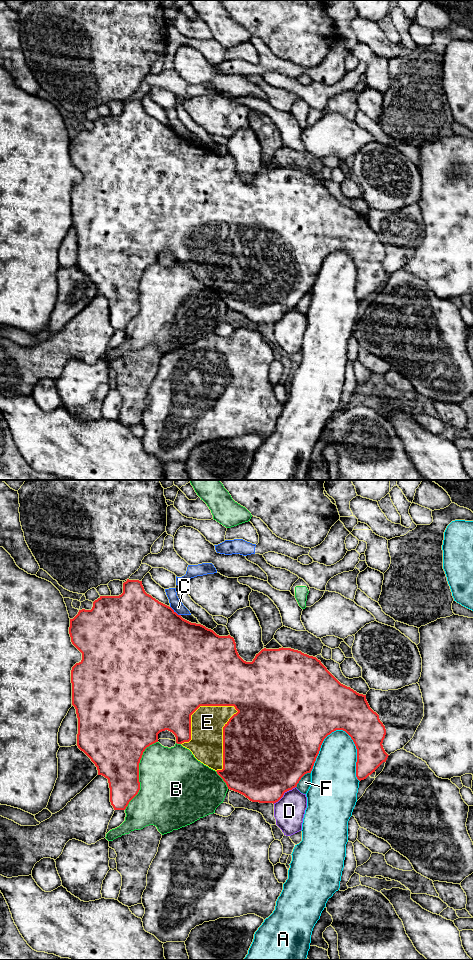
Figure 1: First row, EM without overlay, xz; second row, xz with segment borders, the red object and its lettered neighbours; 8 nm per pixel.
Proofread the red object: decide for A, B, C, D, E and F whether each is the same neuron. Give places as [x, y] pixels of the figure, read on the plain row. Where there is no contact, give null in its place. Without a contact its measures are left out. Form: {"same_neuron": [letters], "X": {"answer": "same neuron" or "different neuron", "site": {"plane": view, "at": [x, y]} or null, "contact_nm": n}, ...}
{"same_neuron": ["E"], "A": {"answer": "different neuron", "site": {"plane": "xz", "at": [357, 272]}, "contact_nm": 460}, "B": {"answer": "different neuron", "site": {"plane": "xz", "at": [138, 293]}, "contact_nm": 600}, "C": {"answer": "different neuron", "site": {"plane": "xz", "at": [175, 132]}, "contact_nm": 120}, "D": {"answer": "different neuron", "site": {"plane": "xz", "at": [283, 314]}, "contact_nm": 240}, "E": {"answer": "same neuron", "site": {"plane": "xz", "at": [223, 260]}, "contact_nm": 550}, "F": {"answer": "different neuron", "site": {"plane": "xz", "at": [301, 297]}, "contact_nm": 170}}

